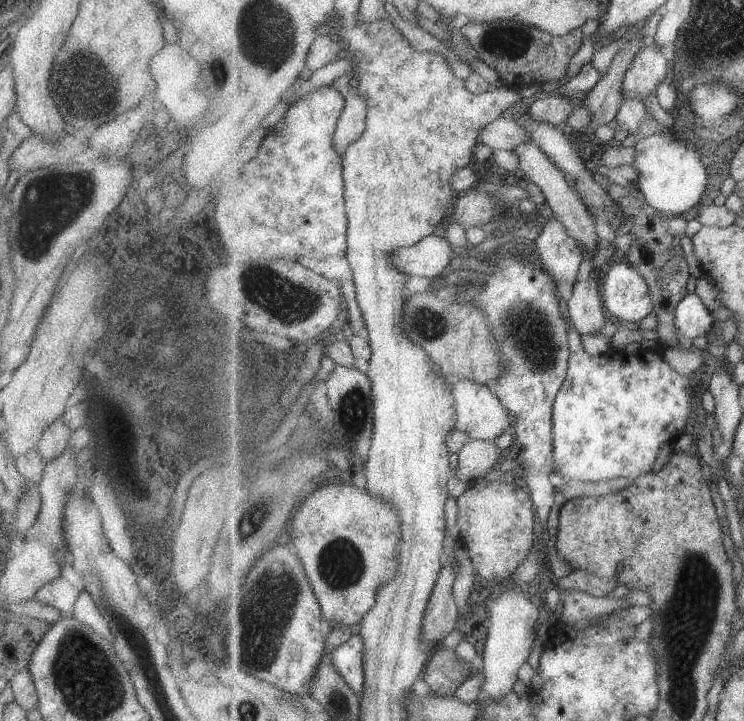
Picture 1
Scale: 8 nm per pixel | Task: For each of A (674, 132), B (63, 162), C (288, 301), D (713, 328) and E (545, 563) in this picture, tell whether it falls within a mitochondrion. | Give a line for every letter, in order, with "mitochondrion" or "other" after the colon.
A: other
B: other
C: mitochondrion
D: other
E: other

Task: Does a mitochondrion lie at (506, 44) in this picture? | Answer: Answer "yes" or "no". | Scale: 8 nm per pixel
yes

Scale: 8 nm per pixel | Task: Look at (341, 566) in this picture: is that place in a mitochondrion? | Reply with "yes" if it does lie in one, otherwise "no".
yes

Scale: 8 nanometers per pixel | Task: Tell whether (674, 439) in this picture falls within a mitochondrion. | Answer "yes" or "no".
no

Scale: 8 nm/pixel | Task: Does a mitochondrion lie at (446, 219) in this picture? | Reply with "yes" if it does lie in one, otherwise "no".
no

